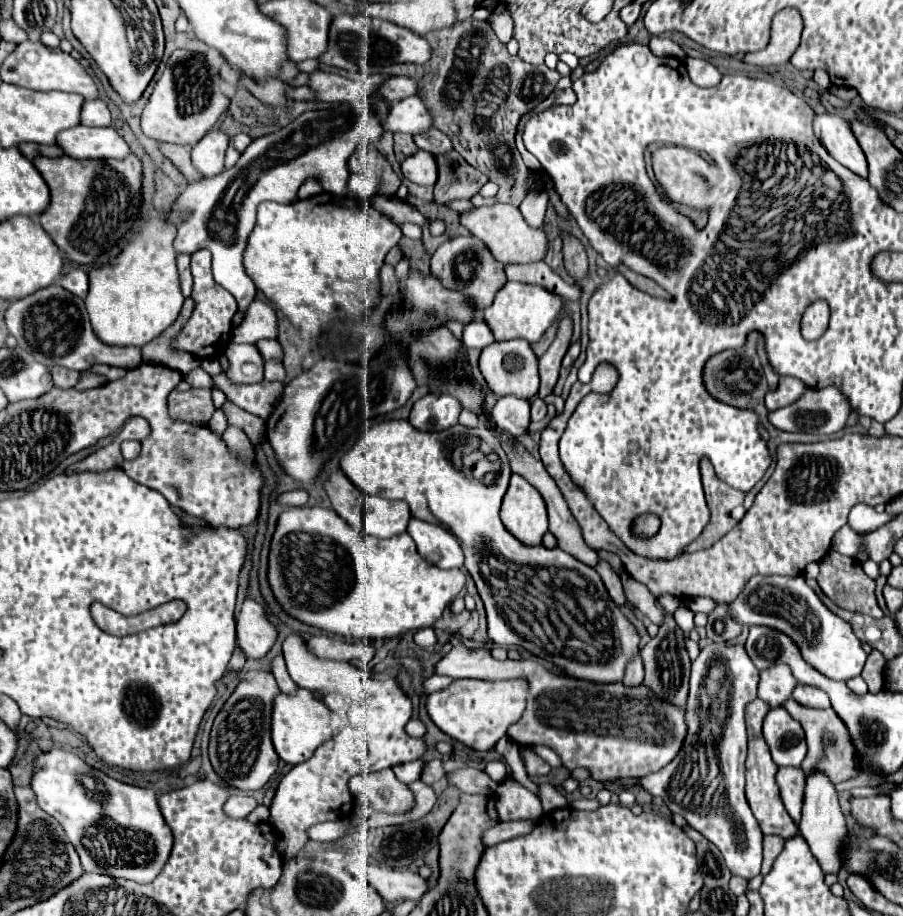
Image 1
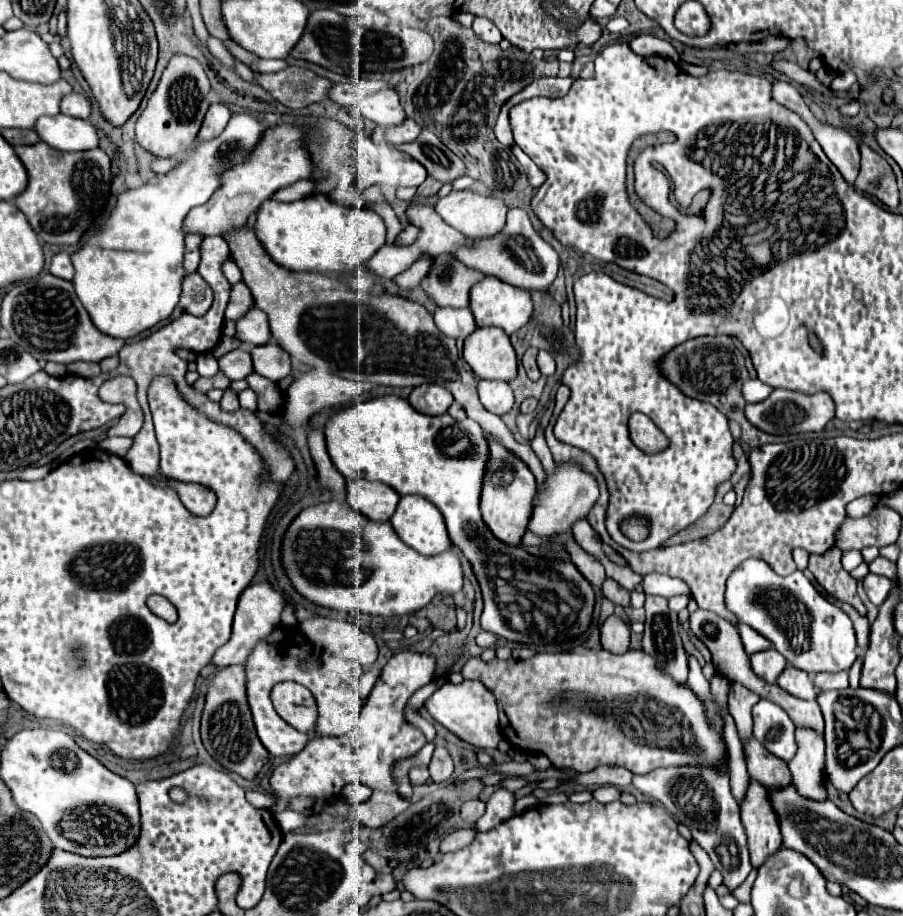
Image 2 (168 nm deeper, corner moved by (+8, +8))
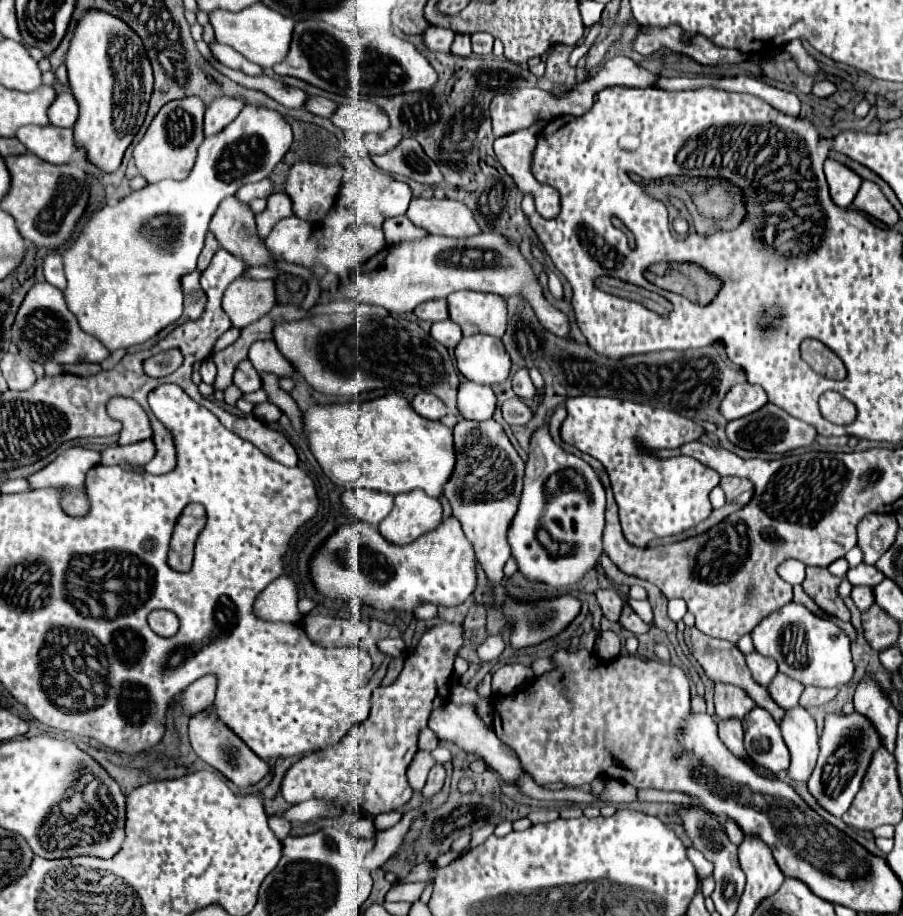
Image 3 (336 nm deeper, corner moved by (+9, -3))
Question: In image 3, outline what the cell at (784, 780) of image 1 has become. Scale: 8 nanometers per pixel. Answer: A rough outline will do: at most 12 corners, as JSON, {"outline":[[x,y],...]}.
{"outline":[[739,719],[719,721],[719,739],[747,759]]}

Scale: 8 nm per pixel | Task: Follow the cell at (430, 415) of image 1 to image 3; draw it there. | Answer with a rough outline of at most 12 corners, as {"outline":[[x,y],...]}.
{"outline":[[421,393],[413,399],[413,409],[425,419],[447,415],[445,403],[435,395]]}

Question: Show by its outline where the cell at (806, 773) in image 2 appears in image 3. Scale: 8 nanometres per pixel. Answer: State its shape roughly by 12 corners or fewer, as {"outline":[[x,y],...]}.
{"outline":[[799,705],[779,727],[789,775],[805,783],[819,755],[815,719]]}

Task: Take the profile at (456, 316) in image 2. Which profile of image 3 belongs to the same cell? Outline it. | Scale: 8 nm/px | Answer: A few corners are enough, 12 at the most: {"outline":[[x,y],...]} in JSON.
{"outline":[[451,321],[431,327],[431,337],[449,351],[461,341],[461,329]]}

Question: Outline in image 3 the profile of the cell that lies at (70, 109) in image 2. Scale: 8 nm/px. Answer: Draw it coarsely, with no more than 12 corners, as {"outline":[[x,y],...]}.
{"outline":[[59,93],[47,115],[55,127],[73,127],[79,105],[71,93]]}

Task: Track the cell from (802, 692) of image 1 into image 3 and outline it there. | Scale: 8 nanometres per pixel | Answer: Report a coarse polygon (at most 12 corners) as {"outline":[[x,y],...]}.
{"outline":[[777,673],[767,687],[781,709],[799,705],[803,685]]}

